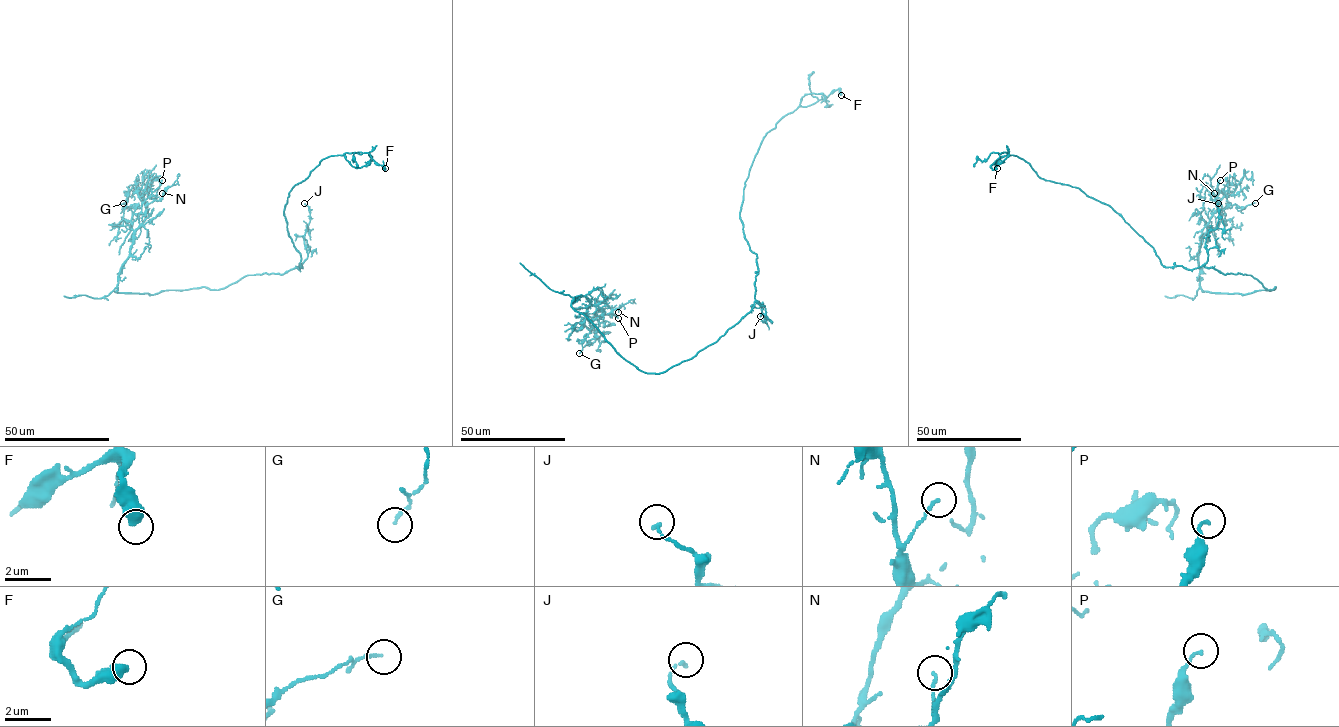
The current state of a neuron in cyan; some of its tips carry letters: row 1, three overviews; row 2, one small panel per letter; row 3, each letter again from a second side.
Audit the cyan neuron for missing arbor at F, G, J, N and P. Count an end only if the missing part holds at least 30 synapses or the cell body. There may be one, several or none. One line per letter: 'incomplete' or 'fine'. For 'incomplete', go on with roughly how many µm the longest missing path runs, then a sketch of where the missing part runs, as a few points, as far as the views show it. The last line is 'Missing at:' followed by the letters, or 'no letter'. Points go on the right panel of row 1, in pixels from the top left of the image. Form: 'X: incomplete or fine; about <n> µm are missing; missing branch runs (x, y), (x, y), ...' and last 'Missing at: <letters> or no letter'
F: fine
G: fine
J: fine
N: fine
P: fine
Missing at: no letter

